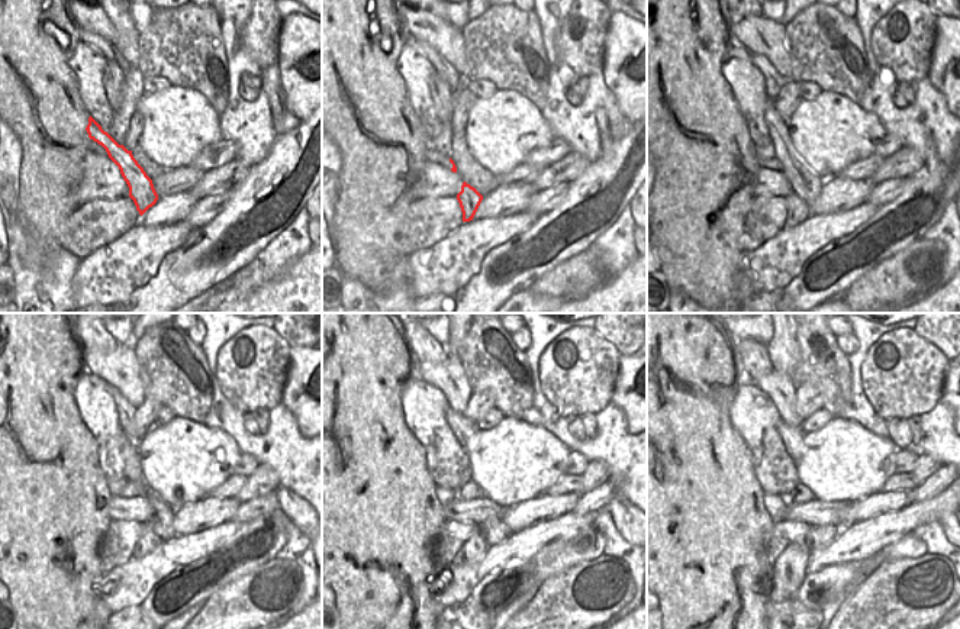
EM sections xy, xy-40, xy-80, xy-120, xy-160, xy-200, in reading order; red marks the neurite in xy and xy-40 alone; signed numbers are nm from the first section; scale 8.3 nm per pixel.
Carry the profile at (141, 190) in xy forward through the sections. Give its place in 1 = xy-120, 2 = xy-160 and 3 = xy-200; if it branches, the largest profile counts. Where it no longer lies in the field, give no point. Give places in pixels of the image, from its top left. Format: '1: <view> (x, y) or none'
1: xy-120 (148, 541)
2: xy-160 (472, 552)
3: xy-200 (789, 570)

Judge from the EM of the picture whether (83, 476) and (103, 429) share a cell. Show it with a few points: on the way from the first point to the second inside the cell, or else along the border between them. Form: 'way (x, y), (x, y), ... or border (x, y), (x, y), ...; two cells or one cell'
border (80, 415), (96, 444), (99, 465), (108, 477); two cells

